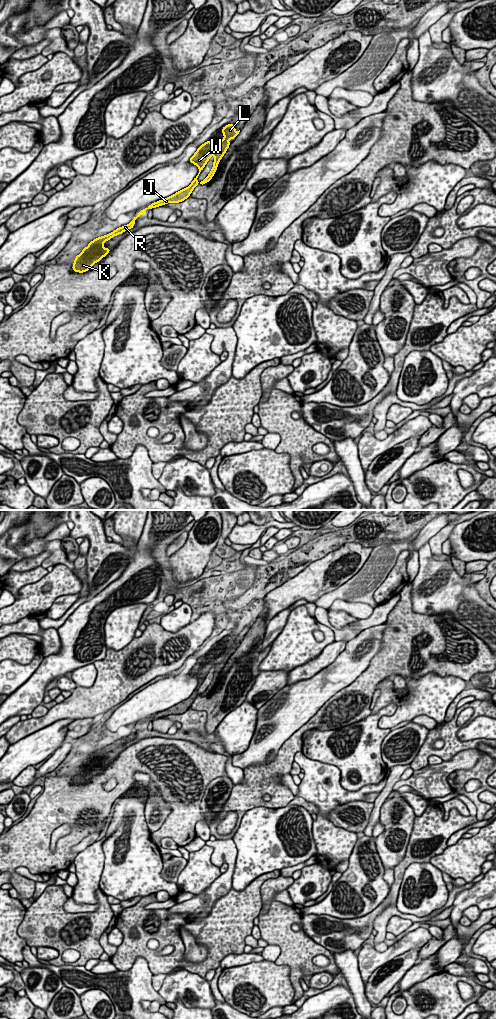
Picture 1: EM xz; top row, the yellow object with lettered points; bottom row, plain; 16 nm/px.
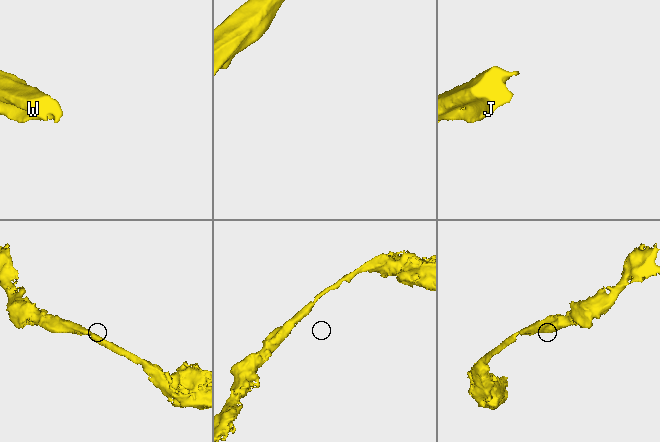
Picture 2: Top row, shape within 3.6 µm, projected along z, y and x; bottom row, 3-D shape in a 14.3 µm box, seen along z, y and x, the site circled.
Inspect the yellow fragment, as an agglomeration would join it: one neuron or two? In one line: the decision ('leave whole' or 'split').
leave whole

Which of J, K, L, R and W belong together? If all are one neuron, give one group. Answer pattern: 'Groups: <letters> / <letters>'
Groups: J K L R W

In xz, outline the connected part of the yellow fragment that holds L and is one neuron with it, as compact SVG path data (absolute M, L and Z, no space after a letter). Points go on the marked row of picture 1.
M227 124L226 126L224 126L224 127L222 128L222 134L224 135L224 138L223 138L219 143L212 143L212 142L210 141L210 139L209 139L207 142L205 142L205 143L202 144L200 147L198 147L197 151L194 152L194 155L193 155L191 158L188 159L192 164L197 165L197 166L198 166L198 169L199 169L198 175L194 178L194 180L191 182L191 184L190 184L188 187L186 187L186 188L184 188L184 189L182 189L182 190L176 192L175 194L172 194L171 196L169 196L169 197L167 197L167 198L164 198L164 199L162 199L162 200L158 200L157 202L154 202L154 203L150 204L148 207L142 209L141 211L138 212L138 215L137 215L136 217L134 217L134 218L131 220L131 222L130 222L129 224L124 225L124 226L122 226L122 227L119 227L119 228L117 228L116 230L114 230L113 232L111 232L111 233L109 233L109 234L107 234L107 235L98 237L98 238L94 239L93 241L90 241L90 243L88 244L88 246L85 247L85 248L81 251L81 253L80 253L79 255L75 256L76 259L73 260L74 264L73 264L73 266L72 266L72 270L73 270L74 272L84 273L84 272L90 270L91 267L92 267L94 264L96 264L97 262L100 263L100 261L102 260L102 258L103 258L104 256L107 256L108 253L111 251L110 248L106 248L106 249L105 249L105 248L103 247L103 244L104 244L106 241L112 239L114 236L117 236L117 235L119 235L119 234L122 234L122 233L124 233L126 230L132 229L132 228L134 227L134 225L135 225L135 220L136 220L139 216L144 215L145 212L146 212L148 209L153 209L153 208L156 208L156 207L160 207L160 206L165 205L165 204L168 204L168 203L179 203L179 202L182 202L182 201L186 200L186 199L191 195L191 193L192 193L192 191L194 190L194 188L199 184L199 182L197 181L197 178L198 178L200 172L204 169L204 167L205 167L205 165L207 164L207 162L209 161L210 157L211 157L212 155L214 155L214 156L215 156L215 159L214 159L213 167L212 167L210 173L208 174L208 176L207 176L203 181L200 182L200 184L202 184L202 185L208 183L208 182L212 179L212 177L214 176L214 174L215 174L215 172L216 172L216 170L217 170L217 167L218 167L218 164L219 164L220 160L222 159L222 157L224 156L224 154L226 153L227 149L229 148L229 146L230 146L230 144L231 144L228 140L229 140L229 139L232 139L232 140L235 139L236 136L237 136L237 135L239 134L239 132L240 132L240 130L239 130L239 131L236 131L236 130L235 130L236 125L237 125L237 124Z

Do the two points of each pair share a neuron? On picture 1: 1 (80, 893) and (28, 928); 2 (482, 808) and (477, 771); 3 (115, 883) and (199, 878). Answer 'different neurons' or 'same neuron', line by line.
1: different neurons
2: same neuron
3: different neurons

